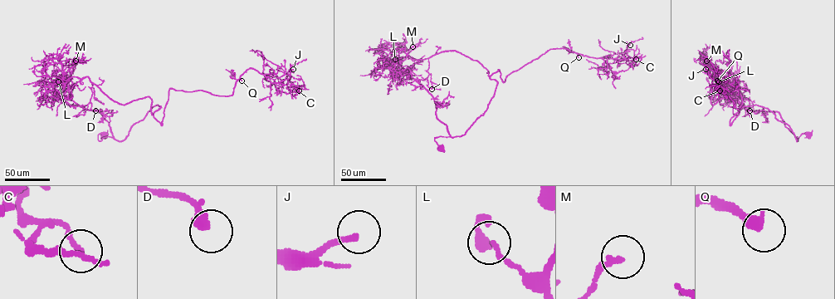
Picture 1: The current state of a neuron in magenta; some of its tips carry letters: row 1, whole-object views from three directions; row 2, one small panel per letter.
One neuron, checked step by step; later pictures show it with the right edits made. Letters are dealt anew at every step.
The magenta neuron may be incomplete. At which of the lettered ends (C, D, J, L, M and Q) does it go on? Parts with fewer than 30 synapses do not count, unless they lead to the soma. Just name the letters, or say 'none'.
D, J, Q

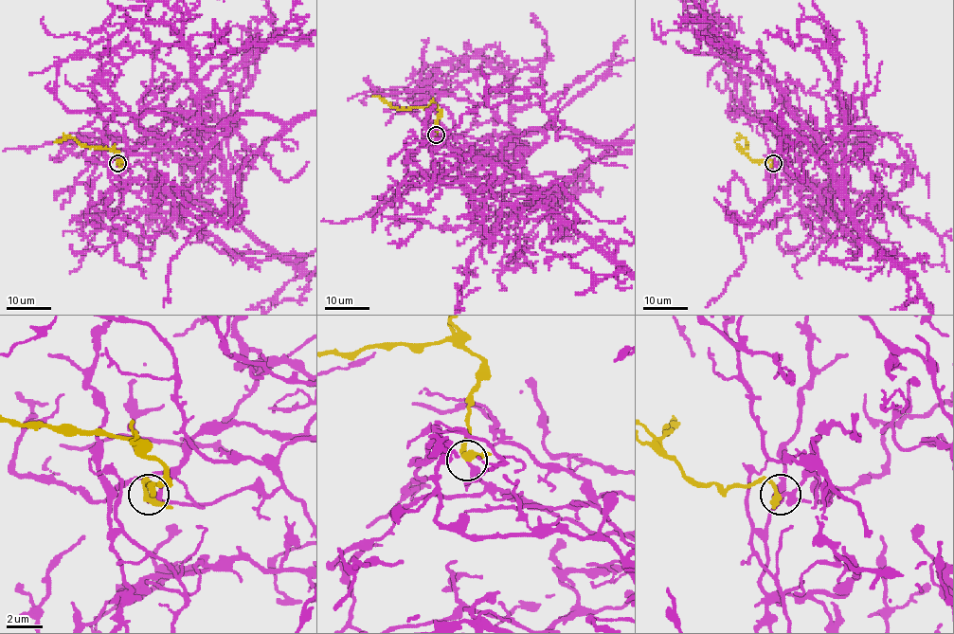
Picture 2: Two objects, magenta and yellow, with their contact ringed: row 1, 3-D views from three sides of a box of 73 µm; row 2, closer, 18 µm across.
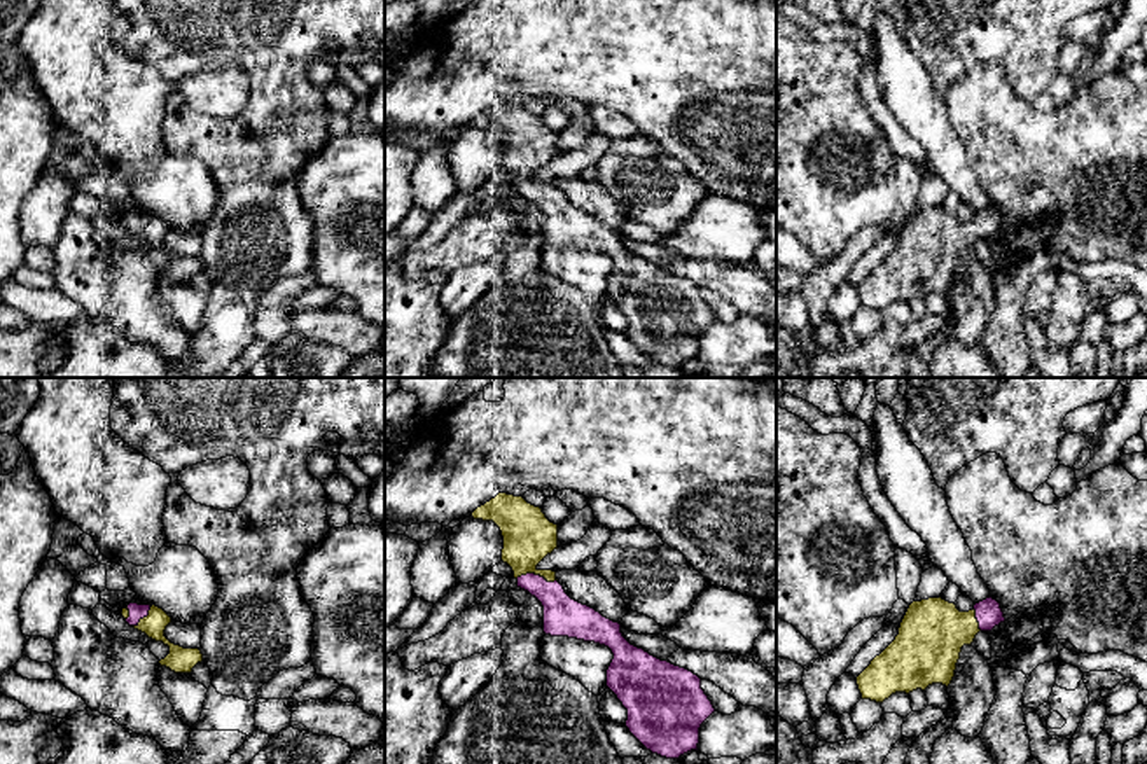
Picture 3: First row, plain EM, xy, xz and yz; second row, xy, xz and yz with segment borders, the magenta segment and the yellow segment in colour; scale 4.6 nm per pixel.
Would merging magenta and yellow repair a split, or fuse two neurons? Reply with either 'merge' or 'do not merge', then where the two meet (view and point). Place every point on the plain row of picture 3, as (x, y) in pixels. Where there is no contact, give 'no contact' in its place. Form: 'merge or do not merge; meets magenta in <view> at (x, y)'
merge; meets magenta in xz at (537, 184)

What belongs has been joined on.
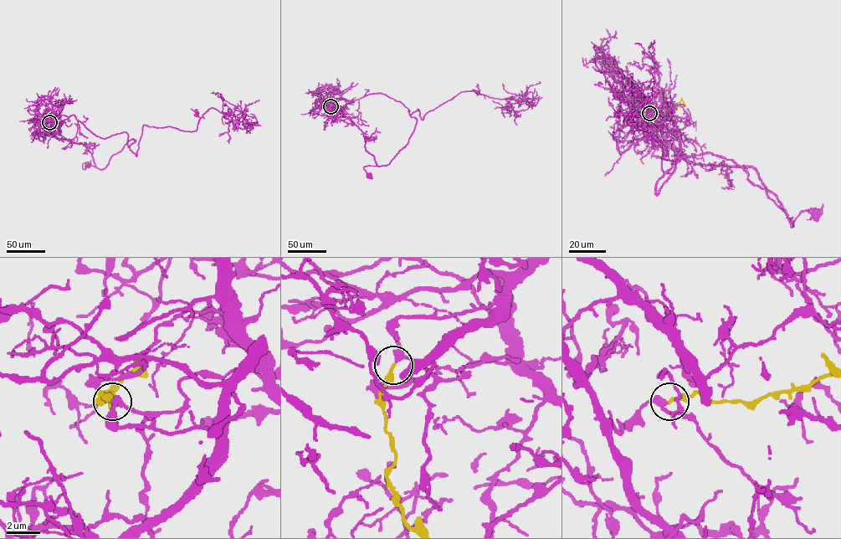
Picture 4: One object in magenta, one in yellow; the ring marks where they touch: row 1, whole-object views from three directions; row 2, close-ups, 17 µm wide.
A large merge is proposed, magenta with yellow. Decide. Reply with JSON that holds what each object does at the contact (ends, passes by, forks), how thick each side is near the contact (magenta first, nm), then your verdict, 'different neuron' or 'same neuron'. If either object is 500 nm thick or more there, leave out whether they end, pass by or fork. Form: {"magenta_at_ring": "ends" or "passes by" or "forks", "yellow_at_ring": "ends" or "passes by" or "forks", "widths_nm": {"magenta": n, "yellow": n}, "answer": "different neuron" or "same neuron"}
{"magenta_at_ring": "passes by", "yellow_at_ring": "ends", "widths_nm": {"magenta": 320, "yellow": 260}, "answer": "same neuron"}

